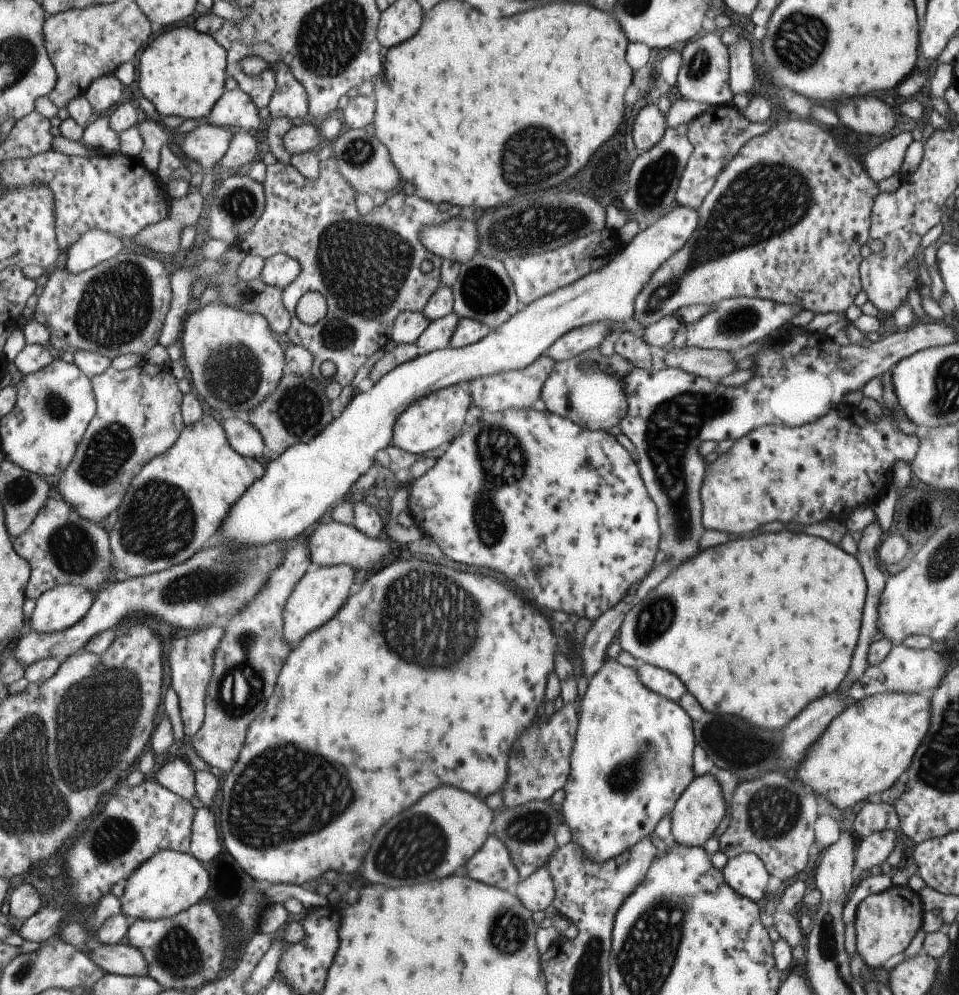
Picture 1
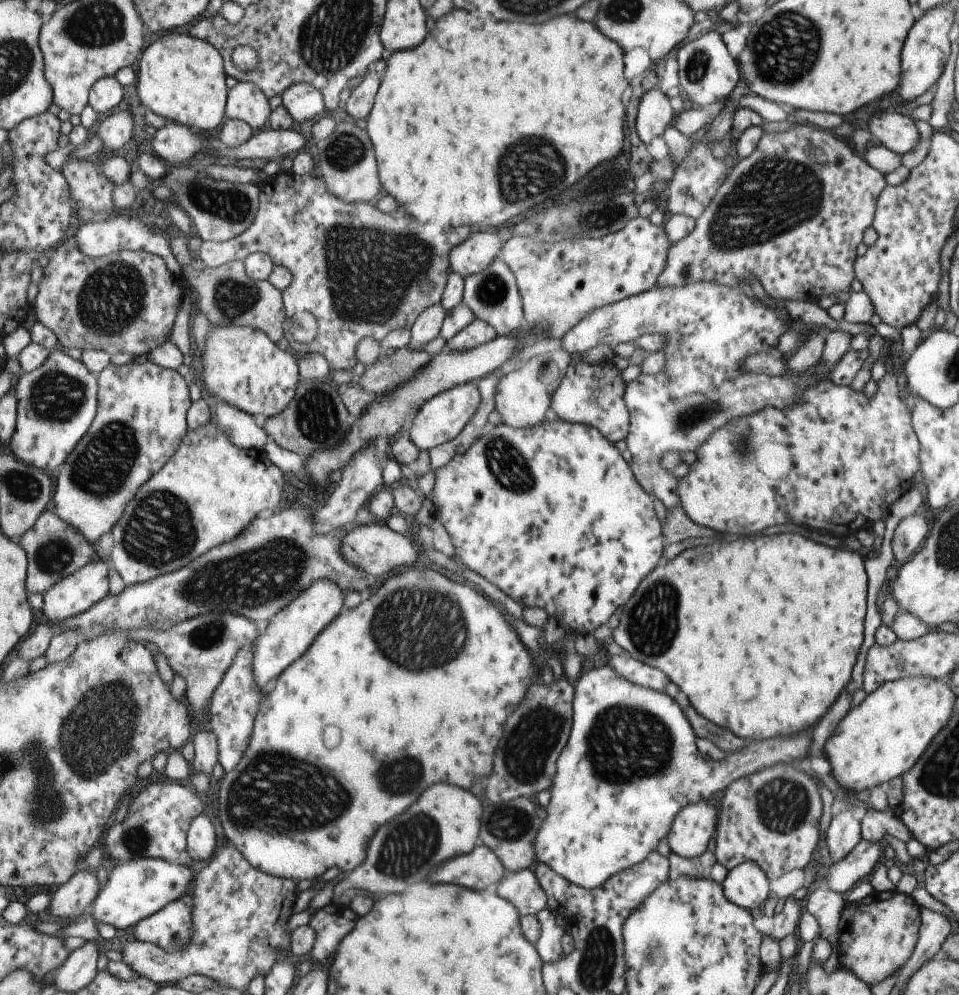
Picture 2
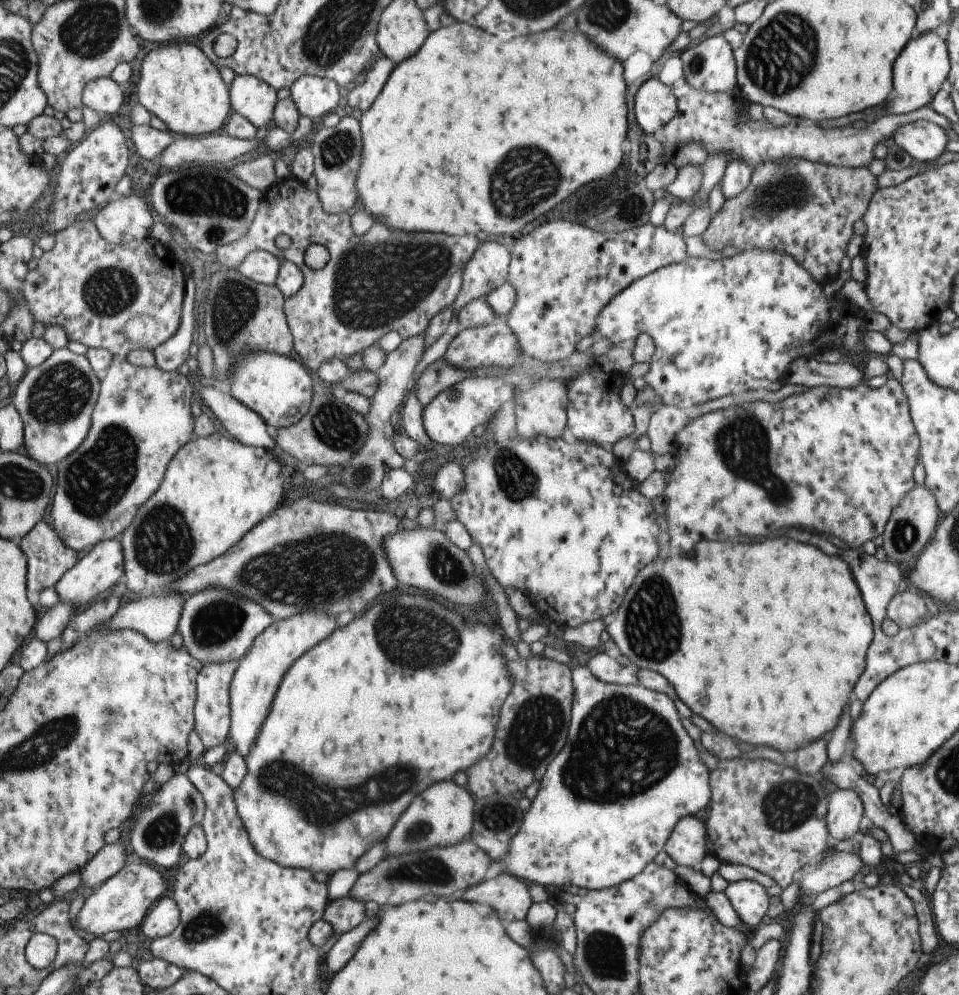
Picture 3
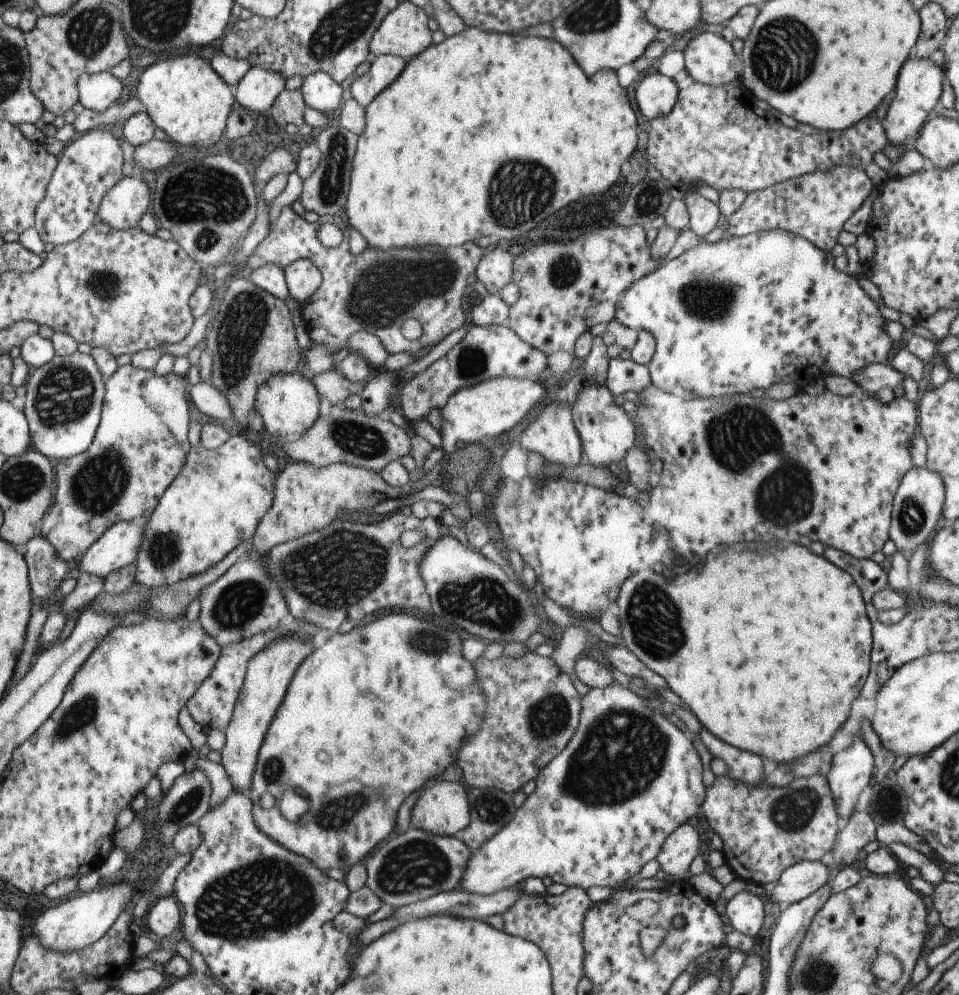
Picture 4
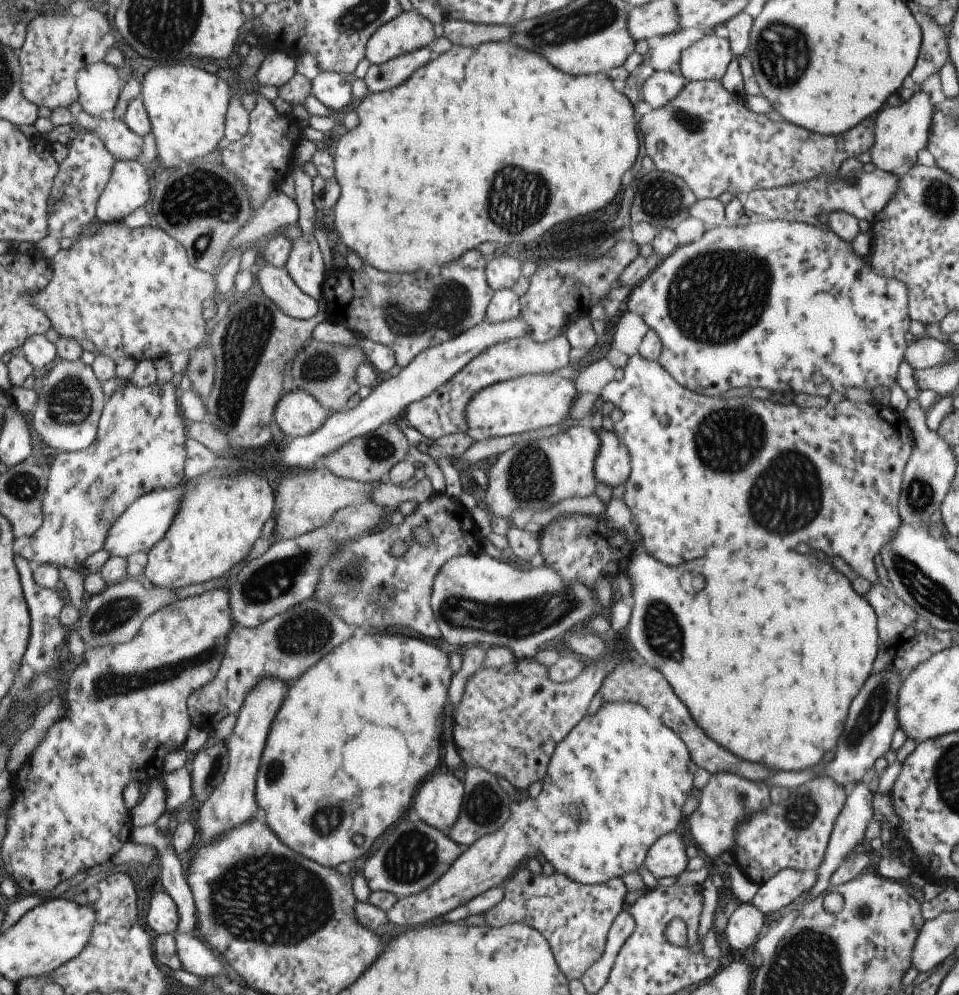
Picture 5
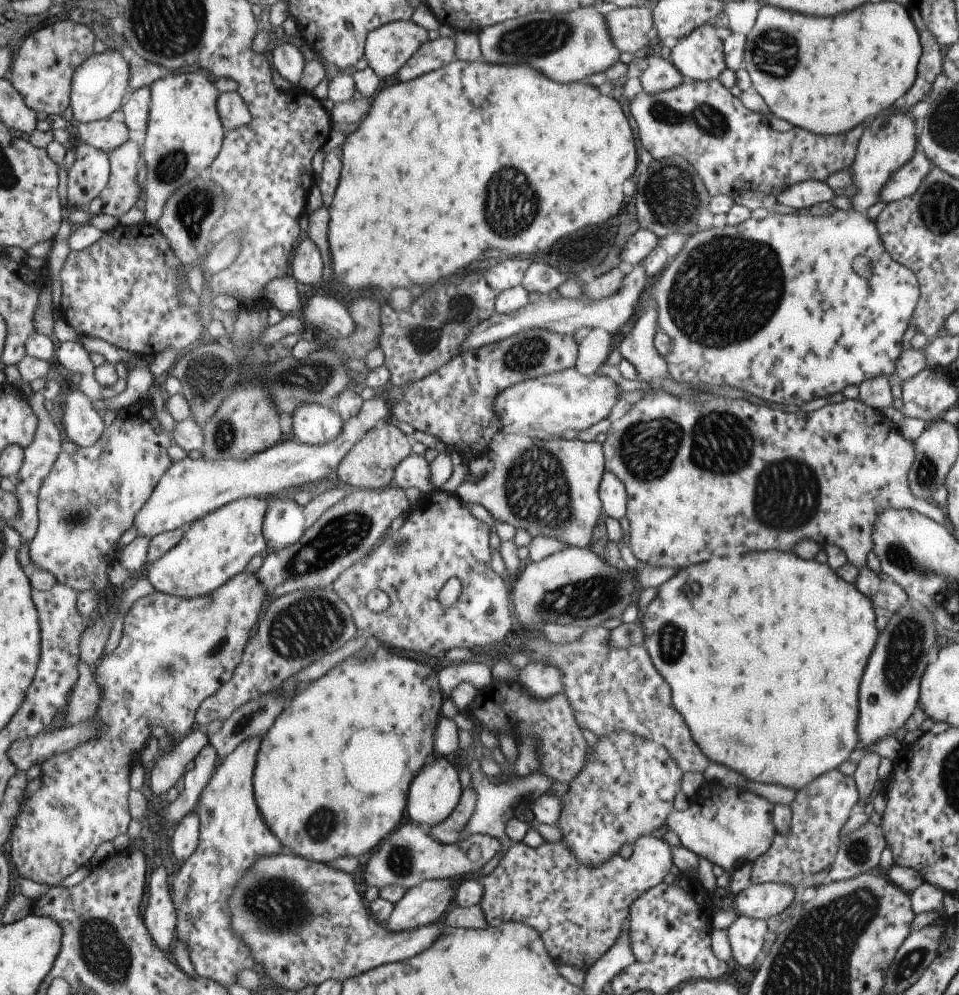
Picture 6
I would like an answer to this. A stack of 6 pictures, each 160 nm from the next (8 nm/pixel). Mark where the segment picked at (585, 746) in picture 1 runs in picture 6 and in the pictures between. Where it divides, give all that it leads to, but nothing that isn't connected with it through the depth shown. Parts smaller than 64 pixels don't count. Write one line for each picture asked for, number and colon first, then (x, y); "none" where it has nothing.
2: (630, 762)
3: (581, 829)
4: (558, 832)
5: (617, 782)
6: (624, 790)

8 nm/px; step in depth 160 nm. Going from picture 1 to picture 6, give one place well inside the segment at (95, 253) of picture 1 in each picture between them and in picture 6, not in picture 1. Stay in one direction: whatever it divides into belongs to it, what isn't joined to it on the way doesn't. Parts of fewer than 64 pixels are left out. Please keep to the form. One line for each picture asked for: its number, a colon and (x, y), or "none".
2: (100, 238)
3: (127, 219)
4: (122, 207)
5: (129, 188)
6: (122, 192)

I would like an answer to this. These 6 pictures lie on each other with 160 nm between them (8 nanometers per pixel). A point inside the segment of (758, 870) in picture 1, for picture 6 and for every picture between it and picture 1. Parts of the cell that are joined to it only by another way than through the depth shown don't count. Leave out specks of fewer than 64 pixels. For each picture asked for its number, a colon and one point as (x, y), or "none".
2: (745, 885)
3: (748, 898)
4: (744, 911)
5: (742, 927)
6: (745, 934)

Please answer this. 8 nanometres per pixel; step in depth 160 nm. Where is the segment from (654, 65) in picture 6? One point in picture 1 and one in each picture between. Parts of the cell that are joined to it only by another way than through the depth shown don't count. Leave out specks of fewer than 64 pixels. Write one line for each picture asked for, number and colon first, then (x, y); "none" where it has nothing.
1: (647, 129)
2: (654, 113)
3: (655, 104)
4: (655, 95)
5: (660, 87)

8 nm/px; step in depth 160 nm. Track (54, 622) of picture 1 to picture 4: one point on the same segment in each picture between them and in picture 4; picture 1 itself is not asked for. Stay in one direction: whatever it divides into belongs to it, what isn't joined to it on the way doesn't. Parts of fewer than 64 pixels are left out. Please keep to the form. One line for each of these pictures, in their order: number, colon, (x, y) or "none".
2: (73, 595)
3: (103, 566)
4: (120, 546)

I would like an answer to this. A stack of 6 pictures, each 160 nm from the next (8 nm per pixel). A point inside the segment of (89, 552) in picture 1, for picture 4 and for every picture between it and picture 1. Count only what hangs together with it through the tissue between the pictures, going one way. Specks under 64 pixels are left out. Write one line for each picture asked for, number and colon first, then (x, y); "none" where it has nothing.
2: (56, 549)
3: (50, 558)
4: (47, 568)

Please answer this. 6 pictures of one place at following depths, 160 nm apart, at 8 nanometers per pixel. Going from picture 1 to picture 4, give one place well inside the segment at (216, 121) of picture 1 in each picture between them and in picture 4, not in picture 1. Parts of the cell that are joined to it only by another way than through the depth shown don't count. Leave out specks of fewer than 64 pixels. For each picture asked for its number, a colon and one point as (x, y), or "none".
2: (245, 102)
3: (251, 98)
4: (256, 91)

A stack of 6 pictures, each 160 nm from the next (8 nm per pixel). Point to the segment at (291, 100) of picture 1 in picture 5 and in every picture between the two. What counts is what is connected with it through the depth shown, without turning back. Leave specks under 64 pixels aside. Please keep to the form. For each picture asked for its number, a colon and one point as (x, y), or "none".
2: (303, 102)
3: (313, 96)
4: (320, 92)
5: (330, 89)

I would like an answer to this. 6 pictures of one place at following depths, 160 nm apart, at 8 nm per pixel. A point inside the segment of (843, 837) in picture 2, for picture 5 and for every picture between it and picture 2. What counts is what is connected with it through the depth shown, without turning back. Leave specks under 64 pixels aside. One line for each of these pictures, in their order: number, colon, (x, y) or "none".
3: (844, 808)
4: (849, 771)
5: (870, 723)

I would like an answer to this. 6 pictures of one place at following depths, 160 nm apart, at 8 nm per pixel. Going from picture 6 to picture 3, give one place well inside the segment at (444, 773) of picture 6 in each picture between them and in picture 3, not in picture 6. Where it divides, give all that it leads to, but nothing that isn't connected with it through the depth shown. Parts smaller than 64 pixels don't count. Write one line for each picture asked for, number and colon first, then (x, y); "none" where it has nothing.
3: (441, 815)
4: (442, 810)
5: (437, 800)

